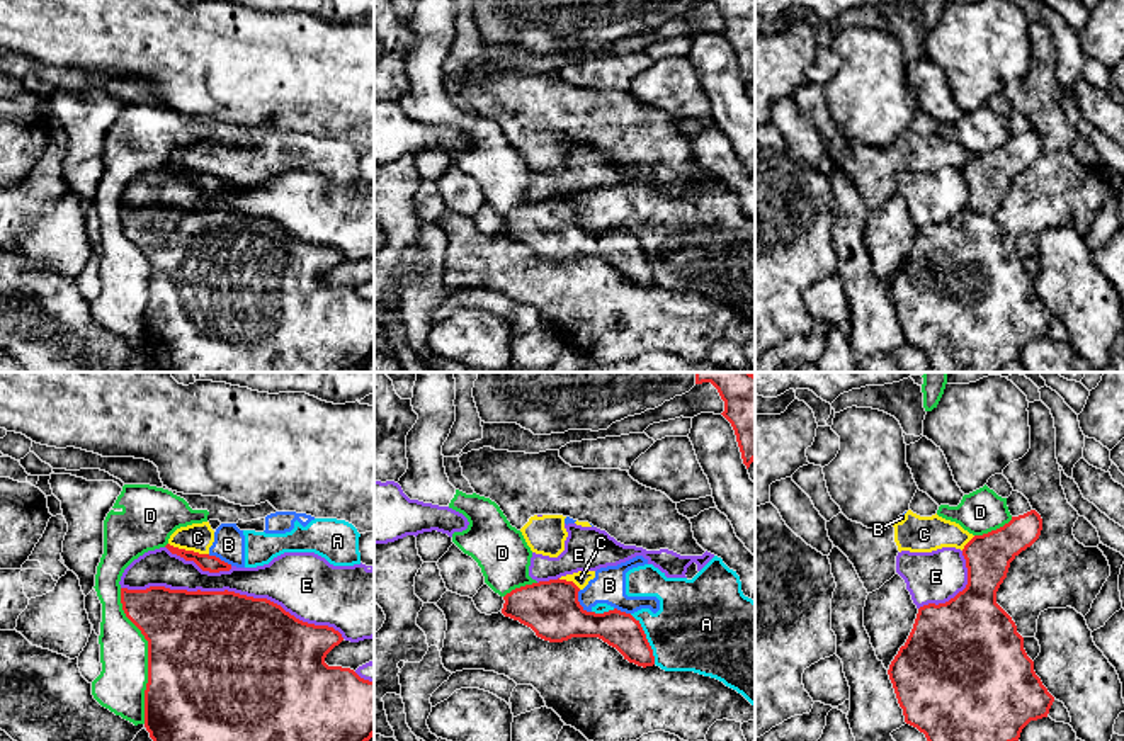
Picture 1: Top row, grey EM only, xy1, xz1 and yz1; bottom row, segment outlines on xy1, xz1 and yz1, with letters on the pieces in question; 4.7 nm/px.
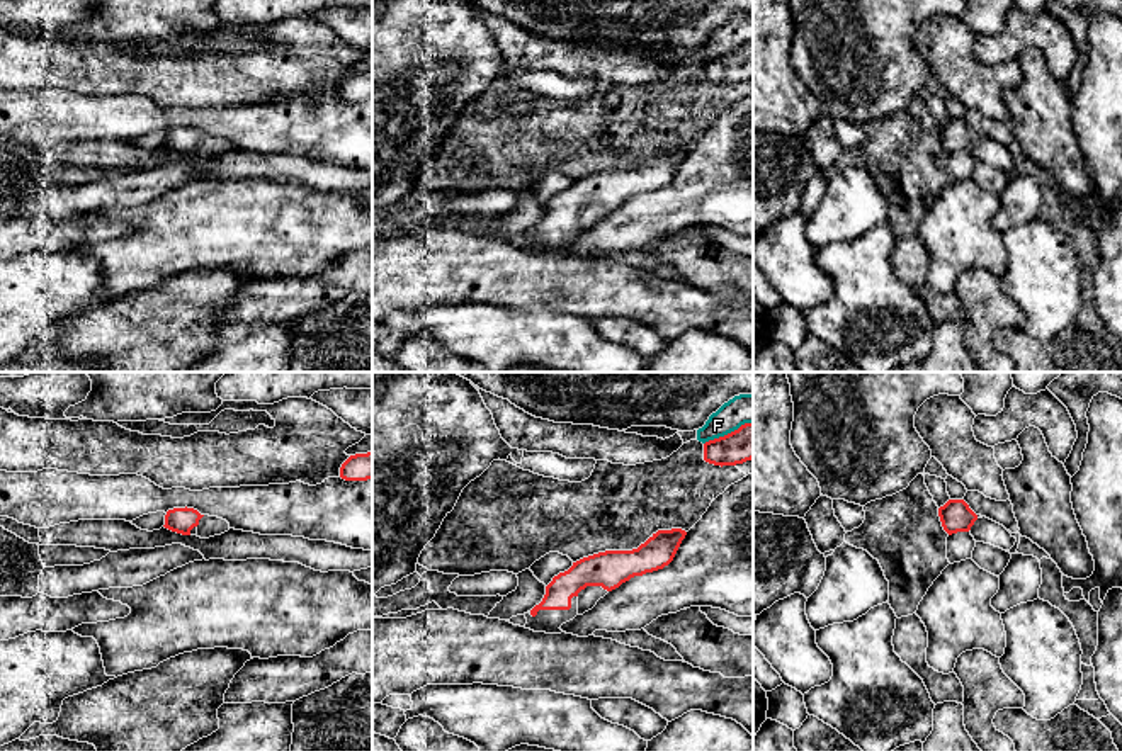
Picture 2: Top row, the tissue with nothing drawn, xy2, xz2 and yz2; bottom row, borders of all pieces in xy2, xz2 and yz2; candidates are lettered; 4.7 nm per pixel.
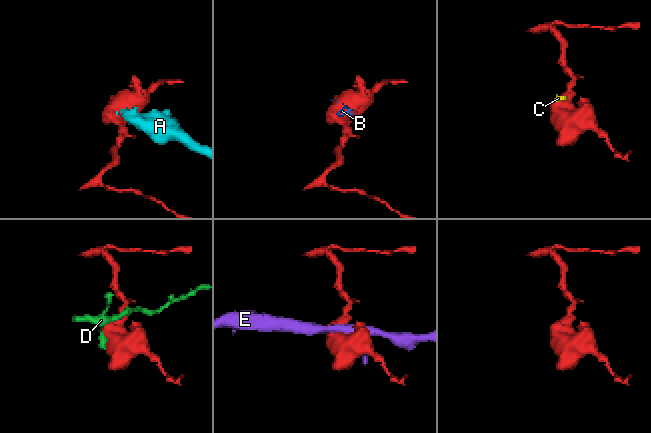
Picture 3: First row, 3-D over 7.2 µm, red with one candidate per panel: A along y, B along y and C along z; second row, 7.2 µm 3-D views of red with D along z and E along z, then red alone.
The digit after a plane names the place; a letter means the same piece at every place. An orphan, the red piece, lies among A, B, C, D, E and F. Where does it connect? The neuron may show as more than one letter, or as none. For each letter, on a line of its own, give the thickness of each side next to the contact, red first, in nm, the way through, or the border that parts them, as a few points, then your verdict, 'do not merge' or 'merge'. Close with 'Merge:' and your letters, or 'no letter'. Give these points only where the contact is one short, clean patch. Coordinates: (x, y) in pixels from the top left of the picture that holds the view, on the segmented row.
A: calibres 170 and 400 nm; do not merge
B: calibres 260 and 160 nm; do not merge
C: calibres 80 and 140 nm; border xy1 (169, 543), (208, 554); do not merge
D: calibres 500 and 240 nm; do not merge
E: calibres 500 and 220 nm; do not merge
F: calibres 180 and 140 nm; border xz2 (752, 422), (745, 422), (704, 444); do not merge
Merge: no letter

